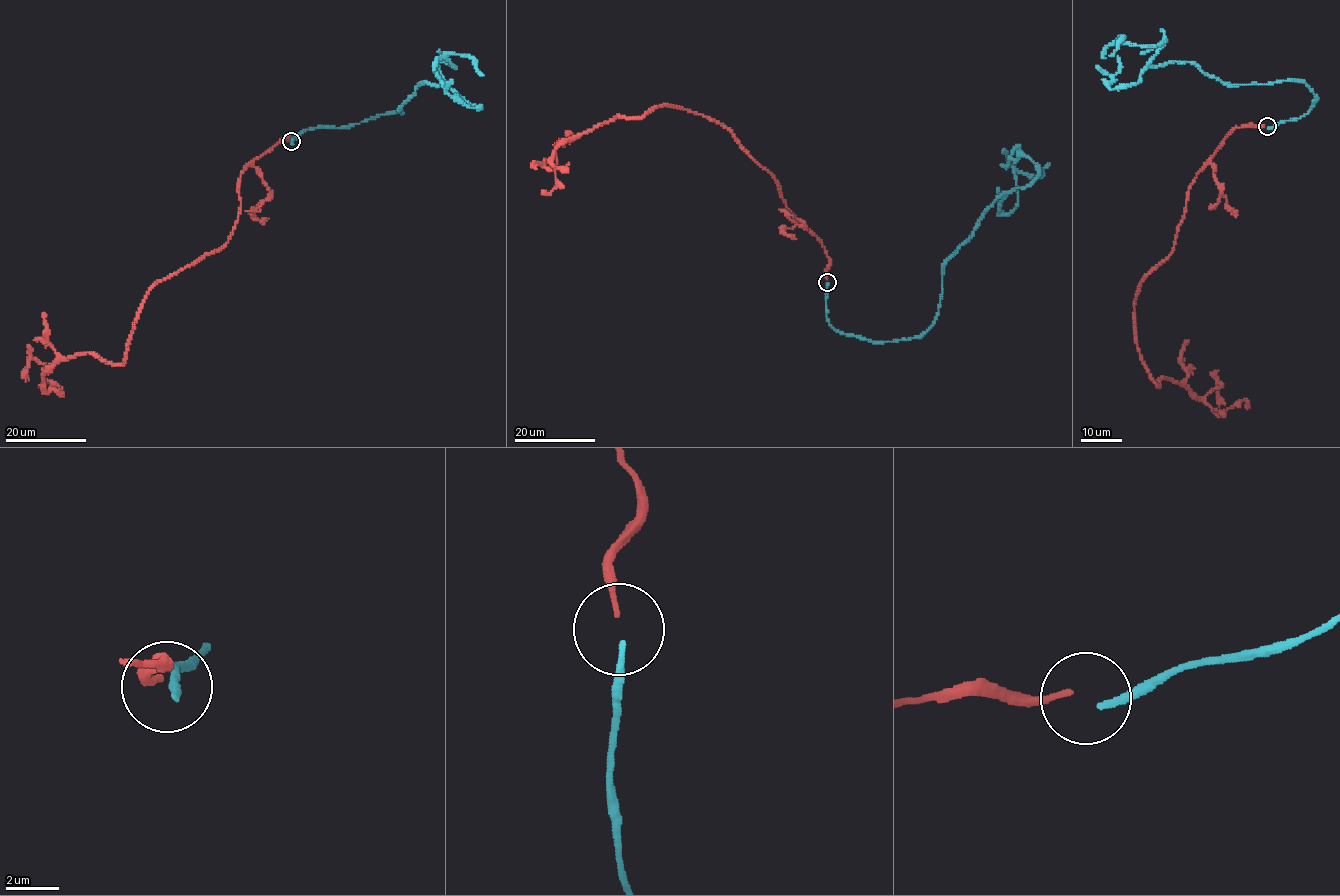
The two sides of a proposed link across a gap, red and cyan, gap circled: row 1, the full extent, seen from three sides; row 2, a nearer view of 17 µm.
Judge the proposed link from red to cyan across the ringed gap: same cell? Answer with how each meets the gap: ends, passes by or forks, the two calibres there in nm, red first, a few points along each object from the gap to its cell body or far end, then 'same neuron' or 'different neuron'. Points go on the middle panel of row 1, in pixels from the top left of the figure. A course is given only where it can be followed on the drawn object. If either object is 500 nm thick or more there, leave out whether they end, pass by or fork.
red ends; cyan ends; calibres 200 and 240 nm; course red (826, 279), (824, 246), (775, 179), (727, 128), (680, 107), (578, 134), (556, 148), (557, 185), (542, 191); course cyan (827, 283), (836, 330), (922, 335), (943, 262), (1002, 195), (1010, 213), (1015, 171), (1049, 162); different neuron

